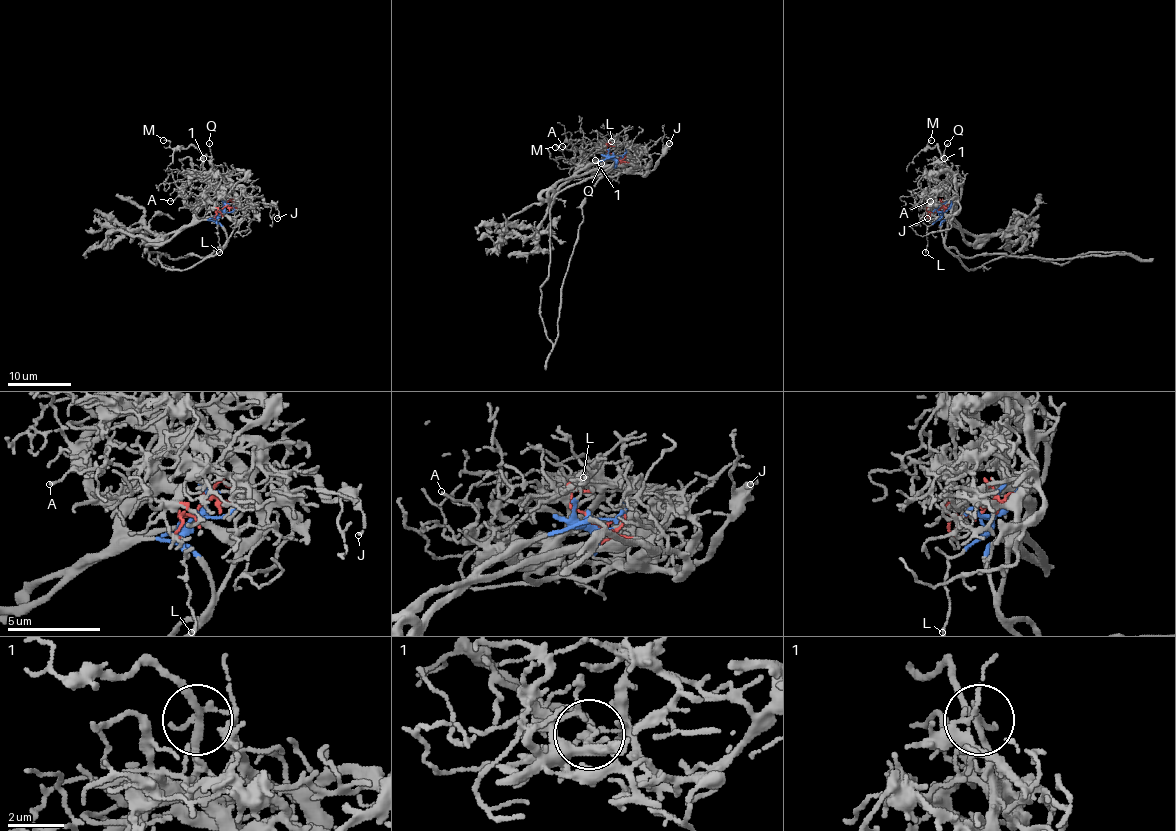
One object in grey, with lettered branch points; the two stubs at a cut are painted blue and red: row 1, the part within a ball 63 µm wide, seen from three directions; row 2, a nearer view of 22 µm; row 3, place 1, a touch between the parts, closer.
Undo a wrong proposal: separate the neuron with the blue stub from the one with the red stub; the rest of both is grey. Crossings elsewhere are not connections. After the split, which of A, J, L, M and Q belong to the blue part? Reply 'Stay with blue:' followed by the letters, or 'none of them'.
Stay with blue: A, L, M

